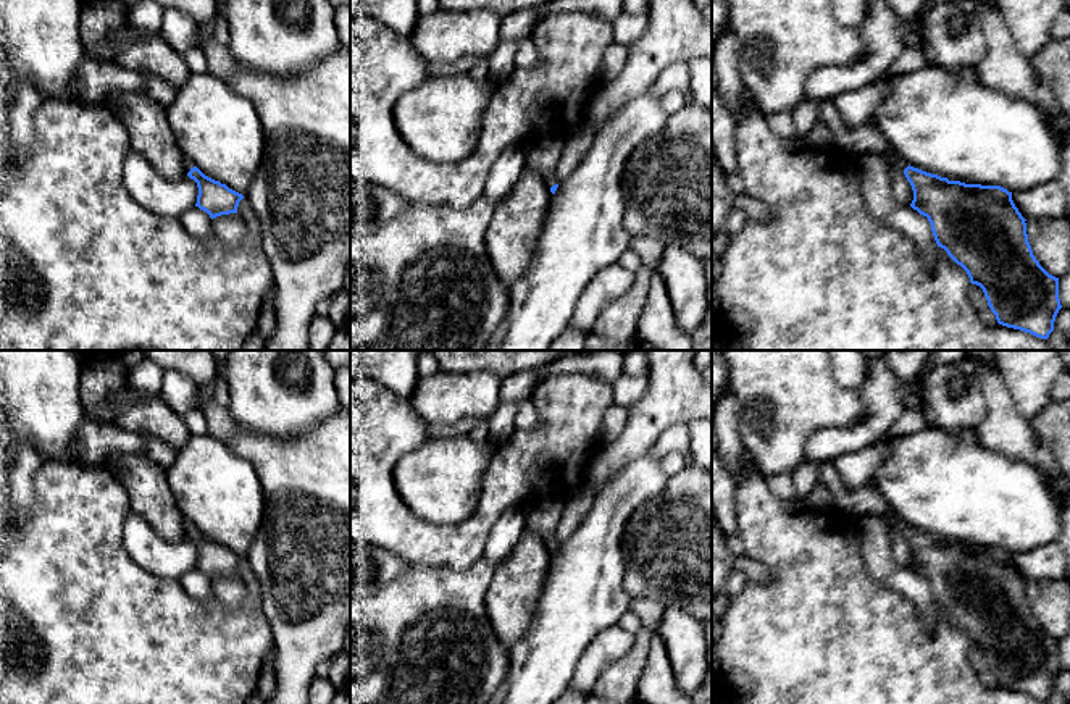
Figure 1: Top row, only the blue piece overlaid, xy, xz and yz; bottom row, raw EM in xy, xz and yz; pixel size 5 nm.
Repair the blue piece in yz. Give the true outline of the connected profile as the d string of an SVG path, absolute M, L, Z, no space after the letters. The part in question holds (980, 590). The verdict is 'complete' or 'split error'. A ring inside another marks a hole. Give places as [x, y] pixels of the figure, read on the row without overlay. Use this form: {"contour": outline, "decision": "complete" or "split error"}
{"contour": "M834 462L820 465L820 481L831 491L836 513L854 522L868 513L894 520L912 547L913 562L910 568L928 580L938 609L944 610L967 633L972 646L983 651L999 686L1041 701L1049 699L1054 693L1055 678L1062 670L1059 639L1049 636L1033 617L1026 581L1015 568L1012 554L1001 547L949 543L907 526L873 484L867 483L862 488L847 489L836 471Z", "decision": "split error"}

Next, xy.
{"contour": "M184 518L186 536L197 544L197 565L200 572L207 573L210 580L237 575L242 555L229 551L226 546L205 538L190 520Z", "decision": "split error"}

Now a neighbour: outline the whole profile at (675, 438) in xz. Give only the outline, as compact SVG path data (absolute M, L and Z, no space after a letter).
M675 425L667 428L652 446L650 452L657 460L662 460L673 450L689 450L691 436L686 425Z

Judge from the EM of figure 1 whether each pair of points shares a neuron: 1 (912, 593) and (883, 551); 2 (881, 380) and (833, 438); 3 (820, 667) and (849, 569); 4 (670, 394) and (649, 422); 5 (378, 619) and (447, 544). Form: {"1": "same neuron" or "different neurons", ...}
{"1": "same neuron", "2": "same neuron", "3": "same neuron", "4": "same neuron", "5": "different neurons"}

